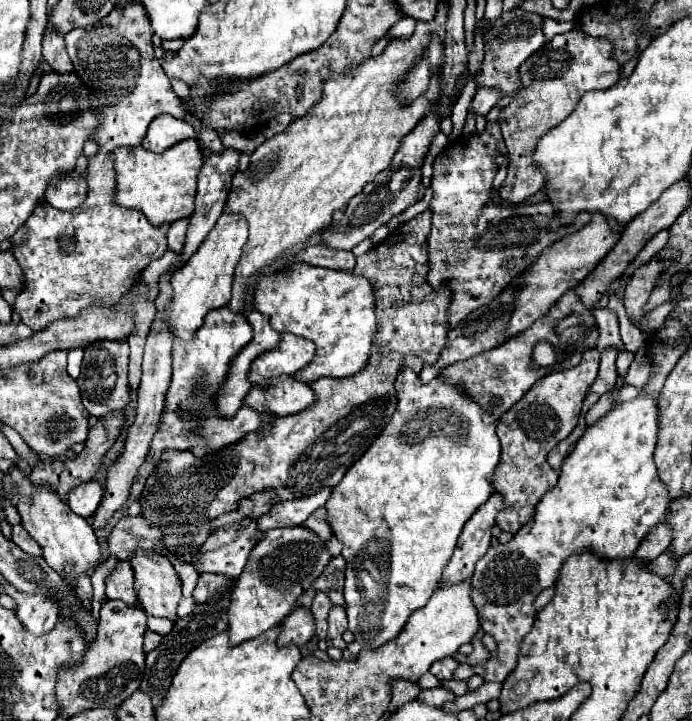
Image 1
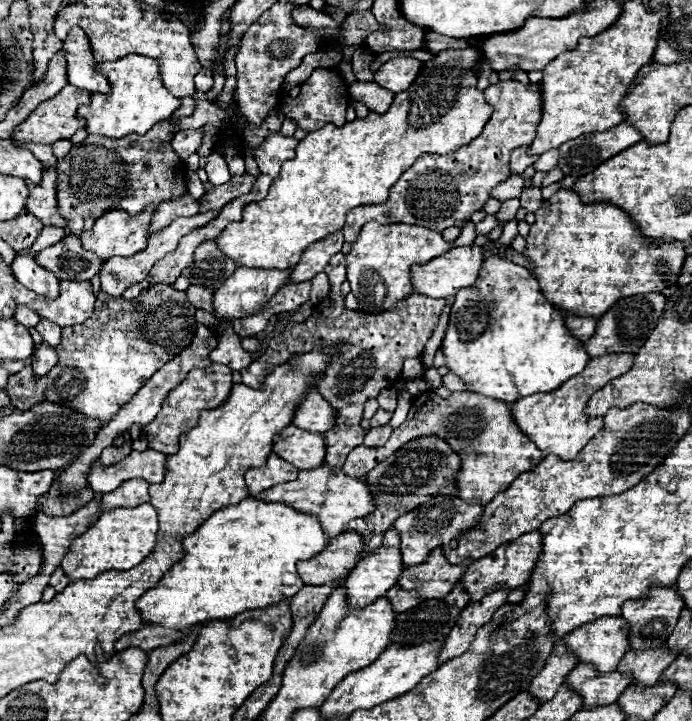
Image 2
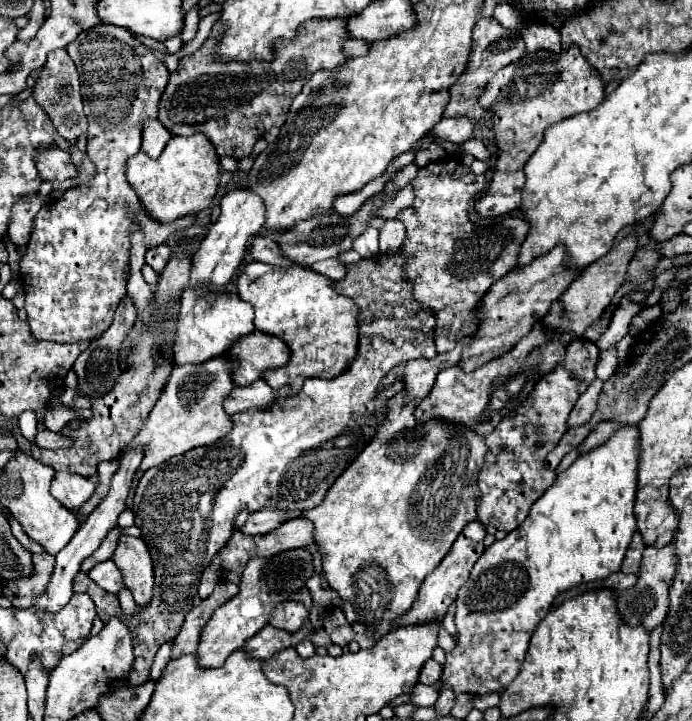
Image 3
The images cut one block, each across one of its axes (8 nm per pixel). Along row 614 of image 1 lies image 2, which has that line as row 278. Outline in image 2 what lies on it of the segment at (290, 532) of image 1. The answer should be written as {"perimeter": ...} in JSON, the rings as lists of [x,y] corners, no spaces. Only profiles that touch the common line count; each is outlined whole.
{"perimeter":[[[236,268],[234,274],[214,292],[214,314],[220,320],[234,322],[260,312],[266,302],[278,292],[278,288],[288,280],[292,270],[264,270],[264,268]]]}

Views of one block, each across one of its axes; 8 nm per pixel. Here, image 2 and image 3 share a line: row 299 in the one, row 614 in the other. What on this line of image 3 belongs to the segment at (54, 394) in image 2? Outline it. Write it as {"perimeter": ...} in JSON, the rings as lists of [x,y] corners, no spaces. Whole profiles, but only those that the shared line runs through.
{"perimeter":[[[400,250],[398,258],[396,252],[378,252],[370,258],[362,258],[354,264],[348,264],[348,274],[344,280],[336,282],[338,292],[350,296],[360,312],[360,346],[358,356],[342,376],[332,380],[324,378],[306,378],[300,392],[290,396],[290,386],[278,390],[278,400],[268,410],[248,410],[234,414],[234,428],[224,438],[216,440],[210,446],[192,448],[180,456],[174,456],[148,472],[140,478],[134,496],[134,516],[136,526],[142,530],[142,540],[146,542],[152,560],[154,560],[154,596],[146,608],[138,608],[134,616],[120,614],[120,604],[114,594],[98,588],[94,580],[86,572],[78,572],[74,578],[74,592],[86,592],[96,602],[96,612],[102,622],[108,616],[120,616],[126,620],[130,630],[134,632],[134,668],[128,676],[130,686],[138,686],[148,680],[150,666],[156,656],[156,650],[166,640],[174,640],[180,632],[186,612],[190,612],[192,598],[196,596],[196,586],[204,568],[212,562],[216,552],[226,546],[232,536],[232,524],[240,510],[262,510],[262,508],[286,508],[286,510],[310,510],[318,506],[336,478],[356,460],[356,456],[366,448],[366,444],[374,438],[378,426],[386,420],[386,402],[398,392],[404,390],[404,384],[396,380],[394,384],[382,388],[382,378],[396,366],[414,360],[414,358],[434,358],[436,344],[434,344],[434,324],[436,314],[434,310],[422,306],[414,300],[414,284],[406,280],[406,254]]]}

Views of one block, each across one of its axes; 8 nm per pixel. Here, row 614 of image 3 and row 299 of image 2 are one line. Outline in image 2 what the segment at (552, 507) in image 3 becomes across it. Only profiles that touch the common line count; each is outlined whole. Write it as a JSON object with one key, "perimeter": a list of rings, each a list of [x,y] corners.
{"perimeter":[[[496,256],[484,260],[474,286],[458,290],[454,306],[450,310],[448,330],[442,338],[442,352],[446,368],[462,378],[466,390],[508,404],[538,392],[556,390],[566,380],[578,376],[590,360],[590,356],[584,350],[584,344],[568,334],[560,310],[556,310],[544,300],[538,288],[538,280],[530,274],[530,270]]]}

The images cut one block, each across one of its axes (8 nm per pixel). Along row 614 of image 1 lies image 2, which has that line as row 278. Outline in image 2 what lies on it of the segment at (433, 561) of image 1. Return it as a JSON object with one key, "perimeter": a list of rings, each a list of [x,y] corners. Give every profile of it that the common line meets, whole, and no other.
{"perimeter":[[[368,222],[362,226],[358,240],[352,244],[348,260],[348,282],[352,284],[352,294],[358,298],[360,306],[368,312],[390,310],[398,300],[412,294],[410,266],[426,264],[452,248],[444,242],[442,234],[430,232],[420,226],[410,224],[378,224]]]}

